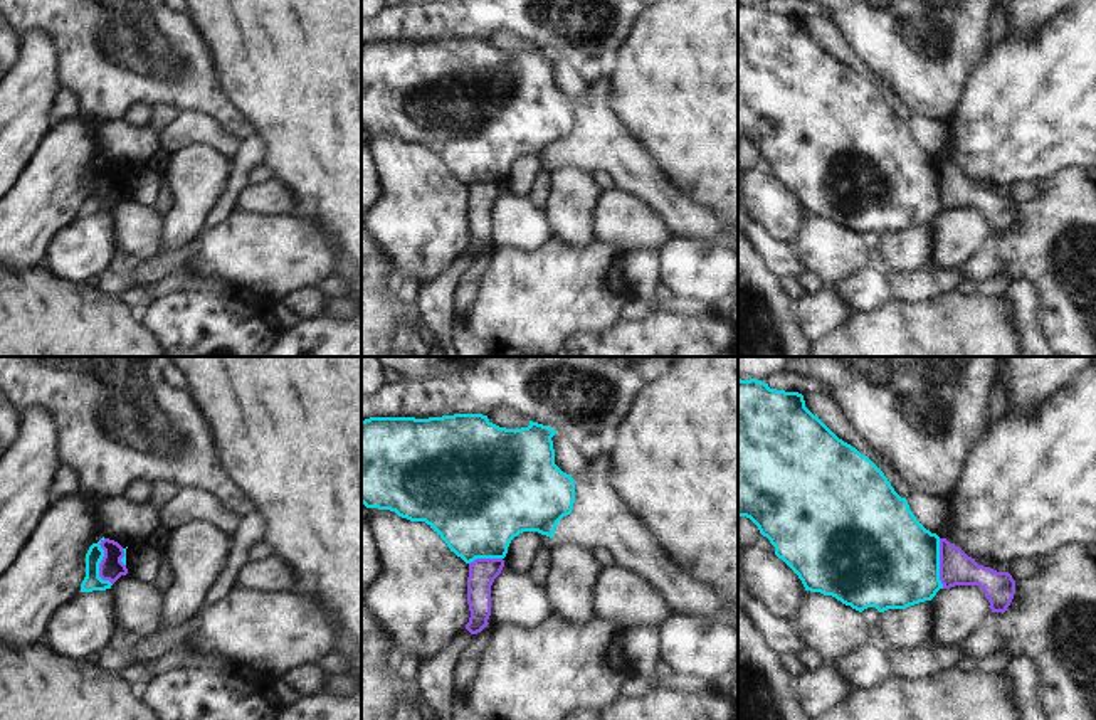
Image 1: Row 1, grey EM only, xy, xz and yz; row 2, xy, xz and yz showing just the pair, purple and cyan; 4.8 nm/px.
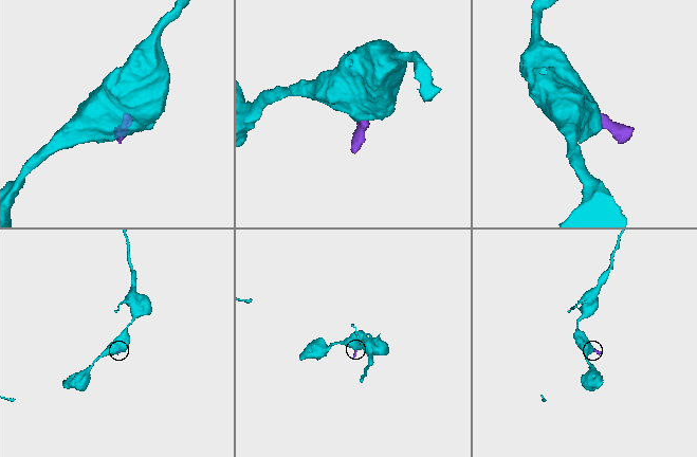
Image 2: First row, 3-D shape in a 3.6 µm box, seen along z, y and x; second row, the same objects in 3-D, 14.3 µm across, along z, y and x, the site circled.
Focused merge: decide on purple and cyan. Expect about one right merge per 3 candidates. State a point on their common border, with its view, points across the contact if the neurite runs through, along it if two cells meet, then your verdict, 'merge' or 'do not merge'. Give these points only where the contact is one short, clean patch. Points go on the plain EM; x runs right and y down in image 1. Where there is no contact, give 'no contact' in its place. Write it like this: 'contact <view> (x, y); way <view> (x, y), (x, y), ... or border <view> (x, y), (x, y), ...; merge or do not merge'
contact xy (100, 187); do not merge

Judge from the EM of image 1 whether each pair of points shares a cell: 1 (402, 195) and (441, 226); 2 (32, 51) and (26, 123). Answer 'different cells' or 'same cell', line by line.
1: same cell
2: same cell

